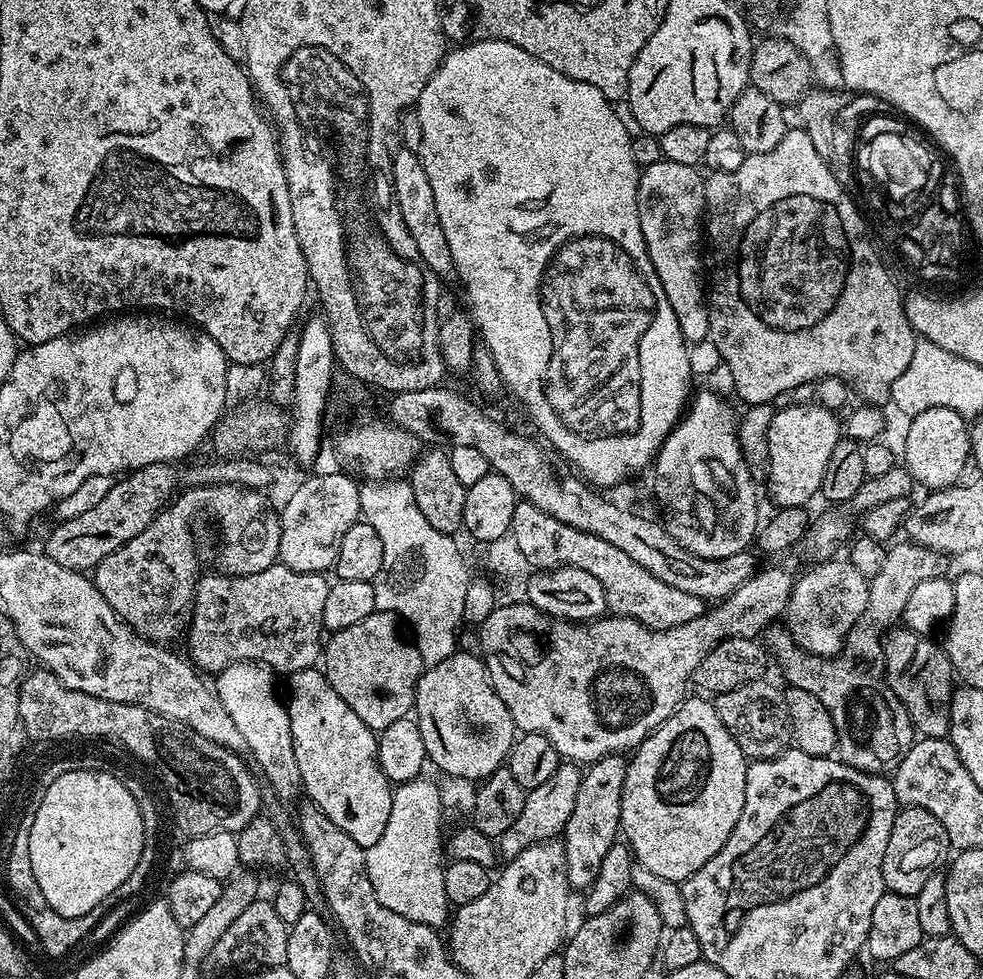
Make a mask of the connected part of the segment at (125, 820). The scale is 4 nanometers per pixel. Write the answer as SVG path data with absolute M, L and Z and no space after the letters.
M89 769L74 770L55 778L49 788L42 792L39 800L40 805L37 806L36 813L31 813L30 816L33 822L30 828L30 866L34 866L34 878L38 881L38 890L42 890L42 898L46 898L48 907L64 918L76 919L93 909L102 898L114 894L114 890L118 890L118 886L122 886L122 882L130 878L136 866L136 852L140 852L140 816L136 816L136 804L132 804L132 796L128 796L128 792L124 792L124 788L116 784L116 780L108 780L108 776L91 776Z

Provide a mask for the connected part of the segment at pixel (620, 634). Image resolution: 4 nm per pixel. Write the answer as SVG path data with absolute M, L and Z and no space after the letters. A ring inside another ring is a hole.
M761 567L749 580L742 582L742 586L738 586L738 590L734 590L734 594L730 594L723 602L709 607L701 616L694 618L694 622L682 622L682 626L668 628L665 632L657 628L648 628L645 624L639 624L637 620L631 620L625 616L605 614L598 620L573 622L571 620L558 620L554 616L548 616L545 612L538 610L533 604L527 602L521 602L521 604L501 603L485 618L483 624L479 625L479 655L482 657L484 665L488 668L488 677L492 680L492 689L496 691L498 698L502 698L506 710L510 710L510 718L516 724L517 729L521 733L533 732L534 734L542 734L546 738L550 738L550 742L554 742L554 746L565 761L579 762L581 765L587 766L609 754L628 754L636 749L675 710L681 700L685 699L686 691L684 692L684 687L690 684L690 681L695 677L696 668L700 665L700 659L719 640L734 638L735 636L741 636L747 640L756 640L763 637L764 631L773 627L779 621L776 620L779 616L781 619L787 613L793 583L793 573L788 573L786 569Z

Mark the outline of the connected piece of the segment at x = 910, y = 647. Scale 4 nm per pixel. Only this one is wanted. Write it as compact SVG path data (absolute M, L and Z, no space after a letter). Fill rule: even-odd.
M903 626L890 628L883 639L885 680L902 702L911 718L913 729L921 737L945 739L949 730L956 675L943 647L930 640L932 639Z

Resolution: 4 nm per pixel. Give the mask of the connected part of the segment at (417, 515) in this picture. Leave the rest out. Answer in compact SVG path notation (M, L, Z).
M393 478L390 480L382 481L365 481L360 487L360 513L363 521L372 526L377 531L378 538L382 543L382 567L376 575L374 584L374 596L375 596L375 608L379 612L392 612L402 619L407 625L410 624L414 637L412 637L413 643L416 649L419 650L420 657L422 658L425 667L432 667L438 665L443 659L448 658L457 651L459 643L459 634L464 624L464 612L465 612L465 600L466 600L466 588L471 580L470 573L466 568L465 557L461 554L460 550L456 546L453 537L449 533L444 533L434 529L434 526L430 525L422 515L422 510L419 509L418 504L414 502L414 494L411 483L402 478Z

